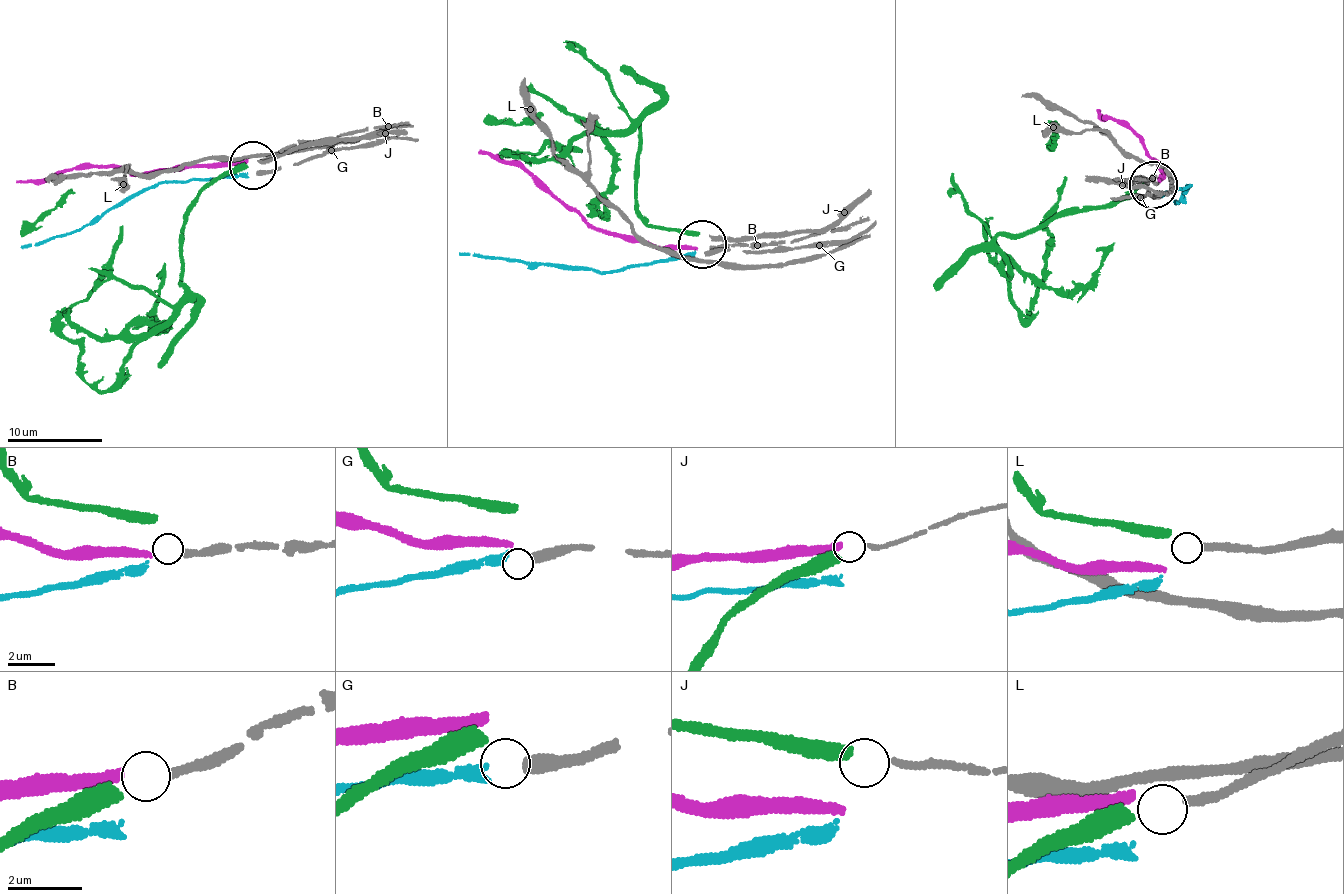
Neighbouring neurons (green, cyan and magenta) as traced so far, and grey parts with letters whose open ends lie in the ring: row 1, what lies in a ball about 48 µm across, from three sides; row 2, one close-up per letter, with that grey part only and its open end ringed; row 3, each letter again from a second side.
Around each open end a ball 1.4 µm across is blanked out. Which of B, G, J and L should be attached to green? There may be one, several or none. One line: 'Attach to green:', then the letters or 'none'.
Attach to green: none

